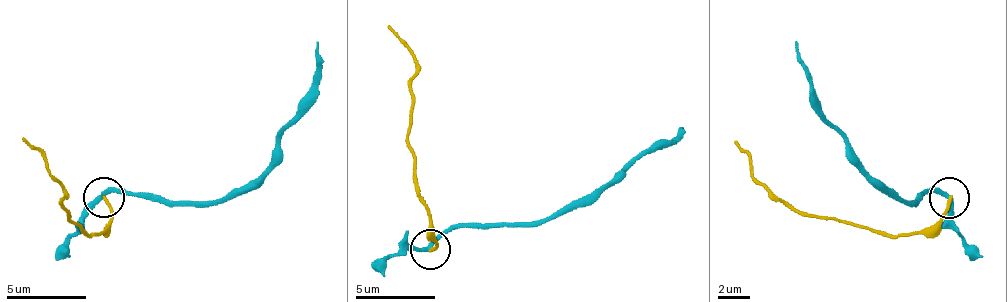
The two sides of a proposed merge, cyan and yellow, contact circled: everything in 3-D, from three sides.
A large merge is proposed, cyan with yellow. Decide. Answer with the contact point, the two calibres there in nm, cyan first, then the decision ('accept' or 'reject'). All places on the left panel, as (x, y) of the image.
place (103, 197); calibres 260 and 200 nm; reject

